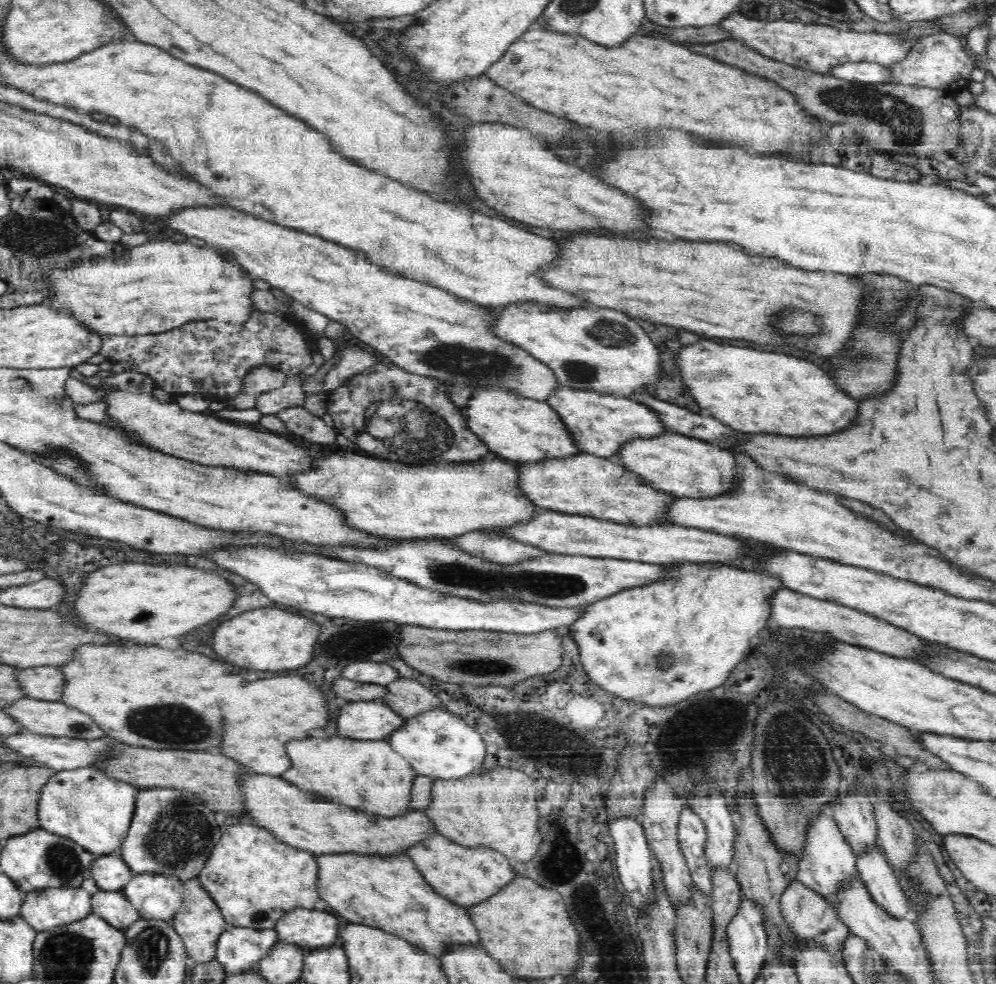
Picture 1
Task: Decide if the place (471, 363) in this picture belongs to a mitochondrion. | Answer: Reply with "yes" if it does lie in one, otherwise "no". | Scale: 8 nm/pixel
yes

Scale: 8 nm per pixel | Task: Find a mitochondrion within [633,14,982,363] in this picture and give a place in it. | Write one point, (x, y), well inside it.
(902, 121)

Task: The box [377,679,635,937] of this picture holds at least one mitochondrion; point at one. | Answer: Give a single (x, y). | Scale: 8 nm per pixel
(550, 743)

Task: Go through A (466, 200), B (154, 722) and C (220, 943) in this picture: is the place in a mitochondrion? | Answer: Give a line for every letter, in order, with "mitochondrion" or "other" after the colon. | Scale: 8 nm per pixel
A: other
B: mitochondrion
C: other

